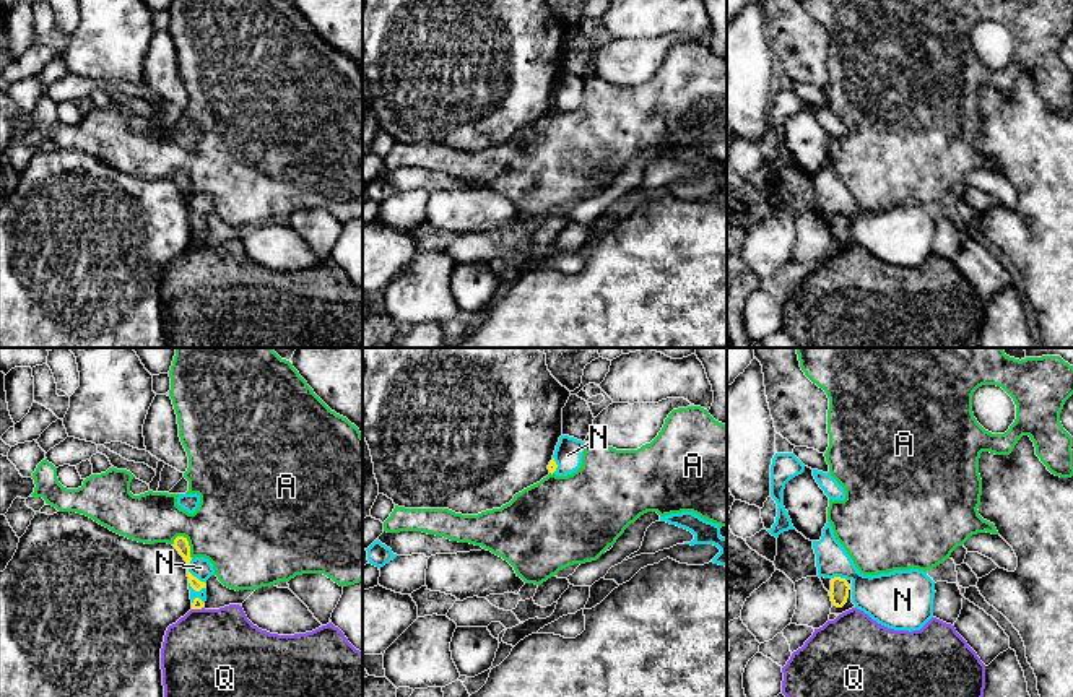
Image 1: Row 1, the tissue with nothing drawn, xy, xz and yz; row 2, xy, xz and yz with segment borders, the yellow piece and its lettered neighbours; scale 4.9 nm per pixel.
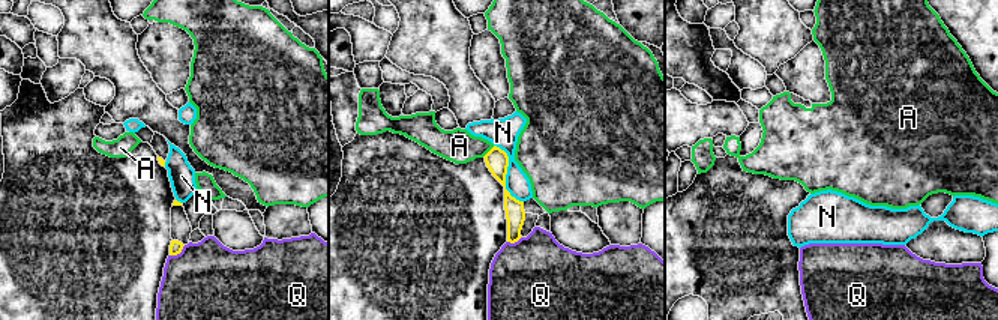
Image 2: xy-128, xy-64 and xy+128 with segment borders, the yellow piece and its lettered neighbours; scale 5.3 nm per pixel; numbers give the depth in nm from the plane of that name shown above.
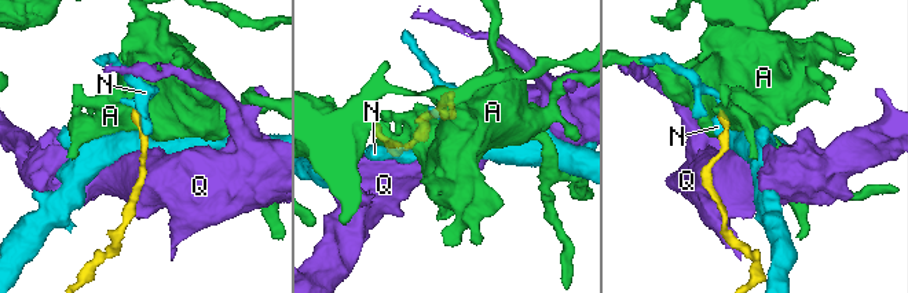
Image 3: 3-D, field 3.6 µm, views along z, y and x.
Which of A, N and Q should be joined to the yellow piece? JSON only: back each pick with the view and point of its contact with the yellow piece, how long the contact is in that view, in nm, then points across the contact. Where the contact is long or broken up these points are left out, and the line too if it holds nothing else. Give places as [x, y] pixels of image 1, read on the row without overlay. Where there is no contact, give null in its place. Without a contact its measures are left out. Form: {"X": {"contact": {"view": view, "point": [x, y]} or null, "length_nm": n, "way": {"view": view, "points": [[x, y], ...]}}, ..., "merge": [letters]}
{"merge": []}

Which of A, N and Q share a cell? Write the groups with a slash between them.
A / N / Q

